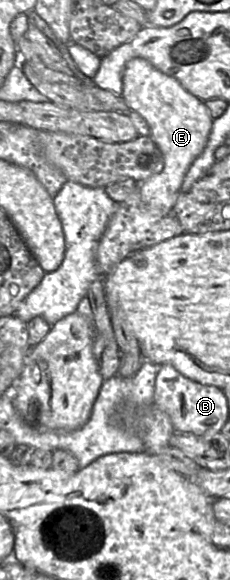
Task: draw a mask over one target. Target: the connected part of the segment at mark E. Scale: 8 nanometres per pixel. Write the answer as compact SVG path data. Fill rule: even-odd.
M133 58L126 63L122 75L122 97L130 110L139 113L147 121L149 136L164 158L163 170L139 184L141 200L149 210L171 214L187 171L206 147L214 119L204 101L144 58Z

